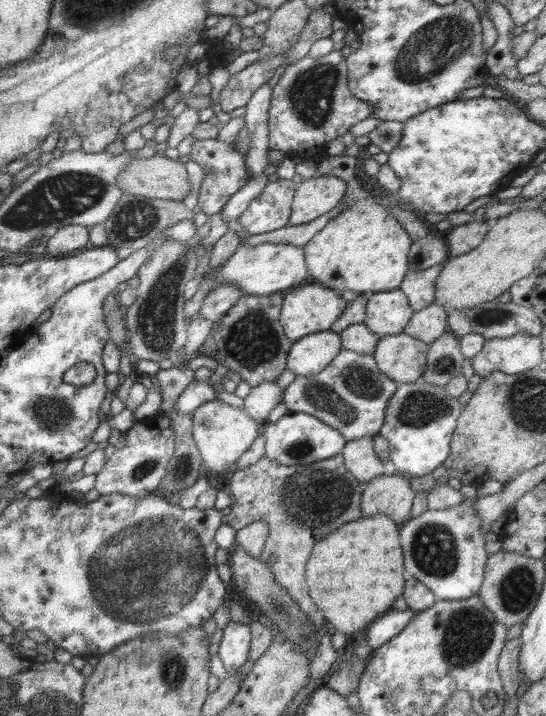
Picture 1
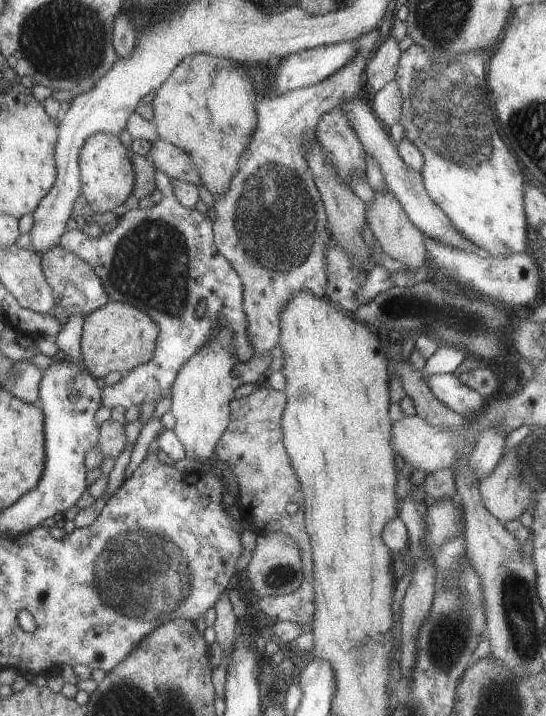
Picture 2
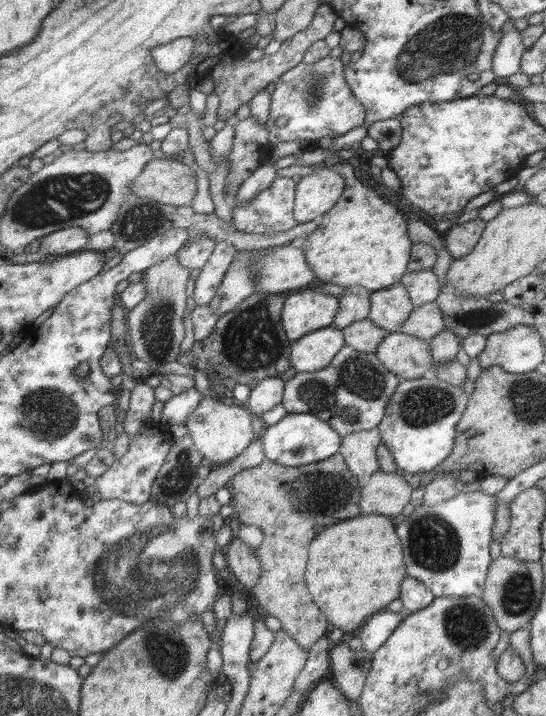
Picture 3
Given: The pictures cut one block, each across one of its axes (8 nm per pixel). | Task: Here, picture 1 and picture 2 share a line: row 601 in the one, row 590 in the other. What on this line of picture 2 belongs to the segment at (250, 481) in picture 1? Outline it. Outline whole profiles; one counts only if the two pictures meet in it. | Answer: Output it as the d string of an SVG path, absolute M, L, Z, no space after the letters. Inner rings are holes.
M264 384L249 396L240 396L229 402L230 416L227 429L215 444L214 463L226 467L237 479L239 491L235 495L241 520L250 523L255 536L279 532L289 536L299 552L302 563L300 586L290 594L261 597L257 606L273 623L280 621L297 625L313 620L313 592L311 592L311 546L303 526L303 500L300 485L290 466L288 453L282 442L281 418L286 406L284 392L272 390ZM287 504L297 504L297 512L289 514Z

